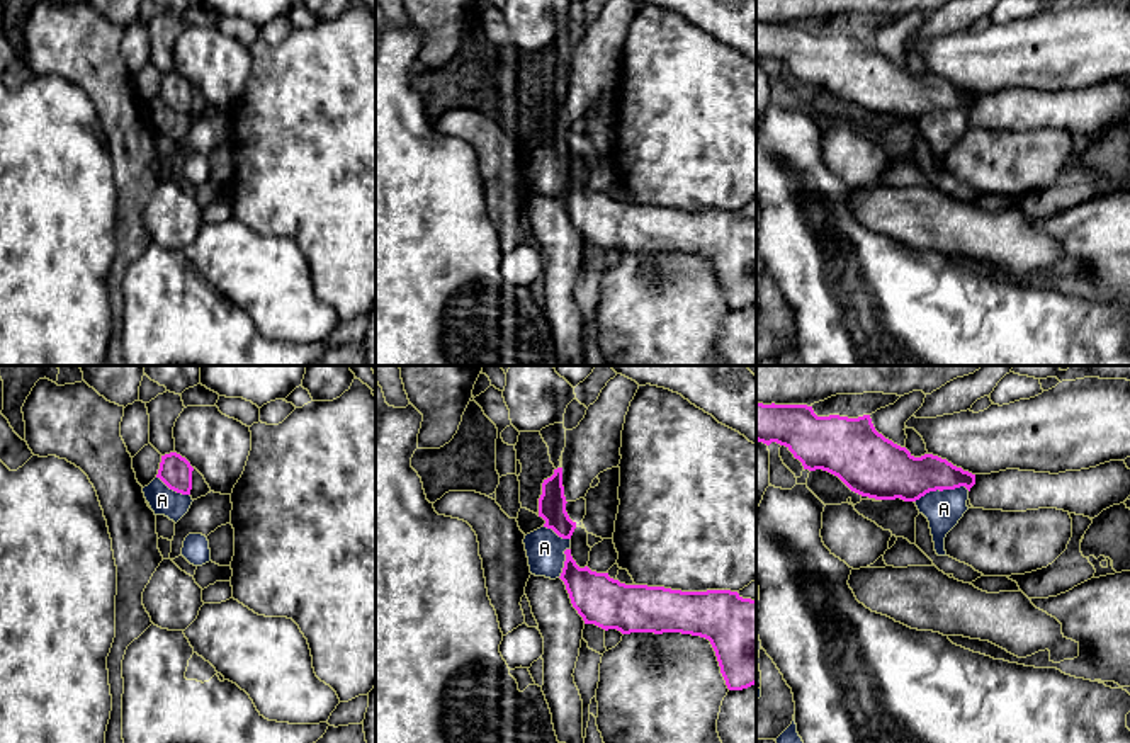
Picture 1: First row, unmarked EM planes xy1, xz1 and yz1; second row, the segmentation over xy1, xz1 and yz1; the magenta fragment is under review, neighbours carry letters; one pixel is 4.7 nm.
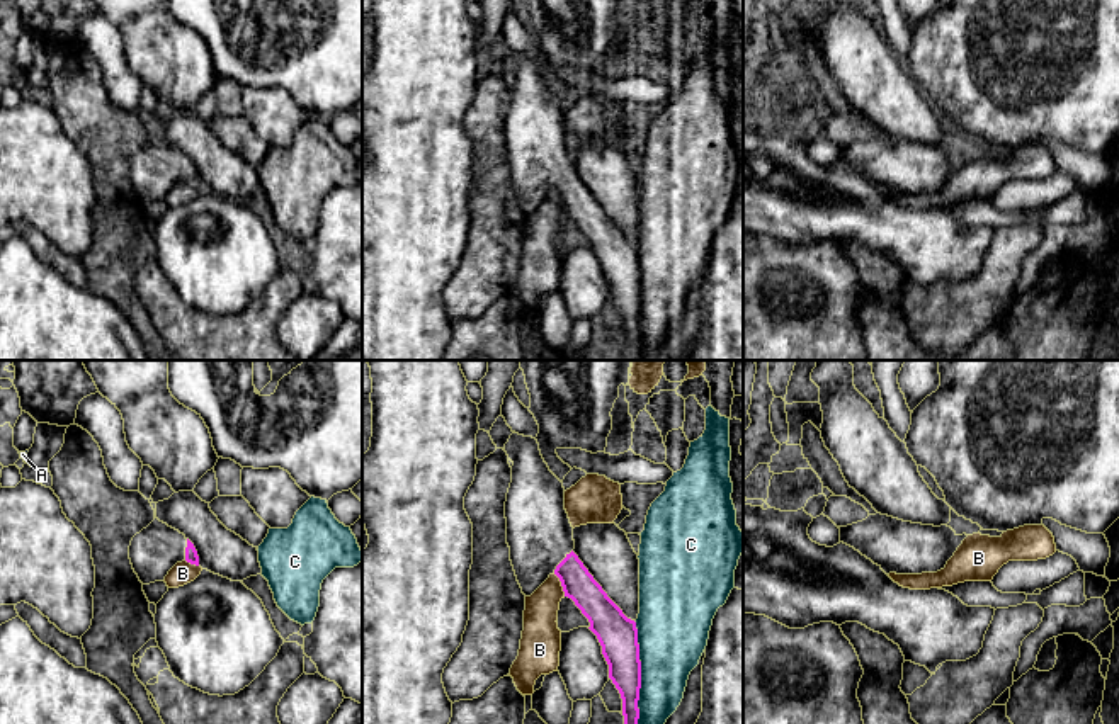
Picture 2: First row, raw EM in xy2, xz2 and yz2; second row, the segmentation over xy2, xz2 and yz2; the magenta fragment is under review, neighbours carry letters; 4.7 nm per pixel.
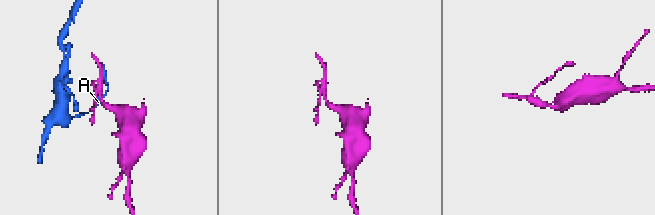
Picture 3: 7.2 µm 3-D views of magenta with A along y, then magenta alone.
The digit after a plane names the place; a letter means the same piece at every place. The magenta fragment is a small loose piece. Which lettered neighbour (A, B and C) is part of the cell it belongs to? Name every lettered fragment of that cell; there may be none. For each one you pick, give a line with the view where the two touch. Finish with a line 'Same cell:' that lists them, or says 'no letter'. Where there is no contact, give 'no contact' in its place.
Same cell: no letter

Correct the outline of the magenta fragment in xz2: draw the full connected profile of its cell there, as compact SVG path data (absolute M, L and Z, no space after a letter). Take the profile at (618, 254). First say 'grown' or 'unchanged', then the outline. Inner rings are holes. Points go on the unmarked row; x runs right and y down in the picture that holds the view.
grown; M514 51L505 71L514 82L505 121L507 163L522 212L531 216L553 192L560 197L565 216L588 238L588 248L602 265L609 297L622 318L622 360L633 360L641 308L636 241L622 233L573 172L565 107L544 82L537 59Z

